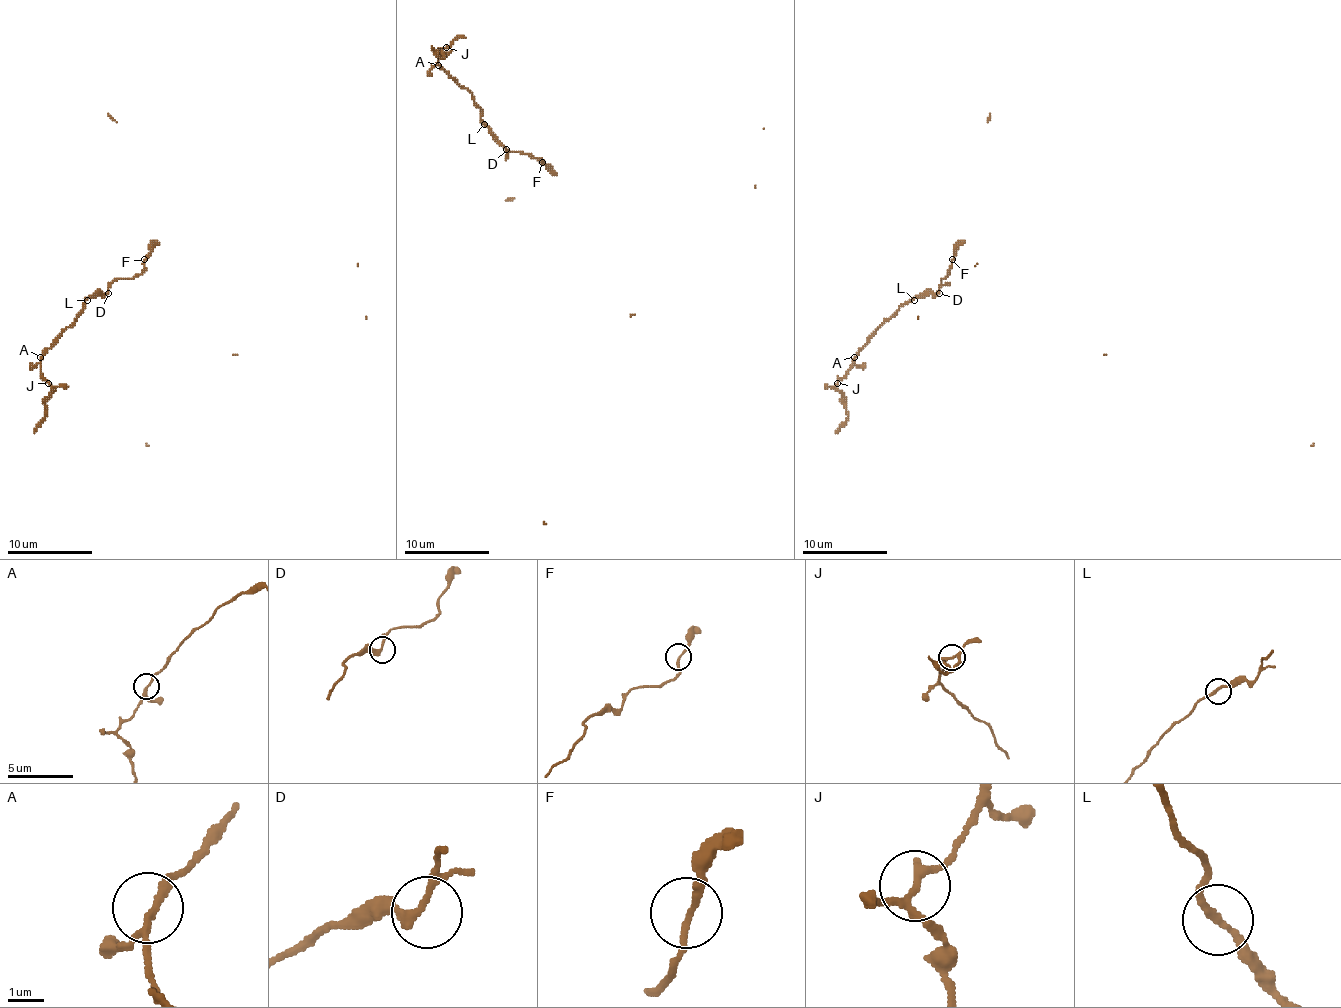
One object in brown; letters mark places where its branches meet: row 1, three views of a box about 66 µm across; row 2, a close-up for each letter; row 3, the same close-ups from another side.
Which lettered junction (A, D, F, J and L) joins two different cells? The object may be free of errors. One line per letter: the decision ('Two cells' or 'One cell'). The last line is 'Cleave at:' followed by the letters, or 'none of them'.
A: One cell
D: One cell
F: One cell
J: One cell
L: One cell
Cleave at: none of them

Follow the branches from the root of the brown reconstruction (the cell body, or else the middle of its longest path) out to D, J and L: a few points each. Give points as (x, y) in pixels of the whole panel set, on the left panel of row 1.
D: (159, 242), (144, 262), (142, 272), (131, 278), (117, 278), (108, 293)
J: (159, 242), (140, 274), (117, 278), (106, 293), (95, 293), (83, 304), (40, 361), (40, 374), (49, 382)
L: (159, 242), (144, 262), (140, 274), (131, 278), (117, 278), (106, 293), (93, 293), (87, 300)

